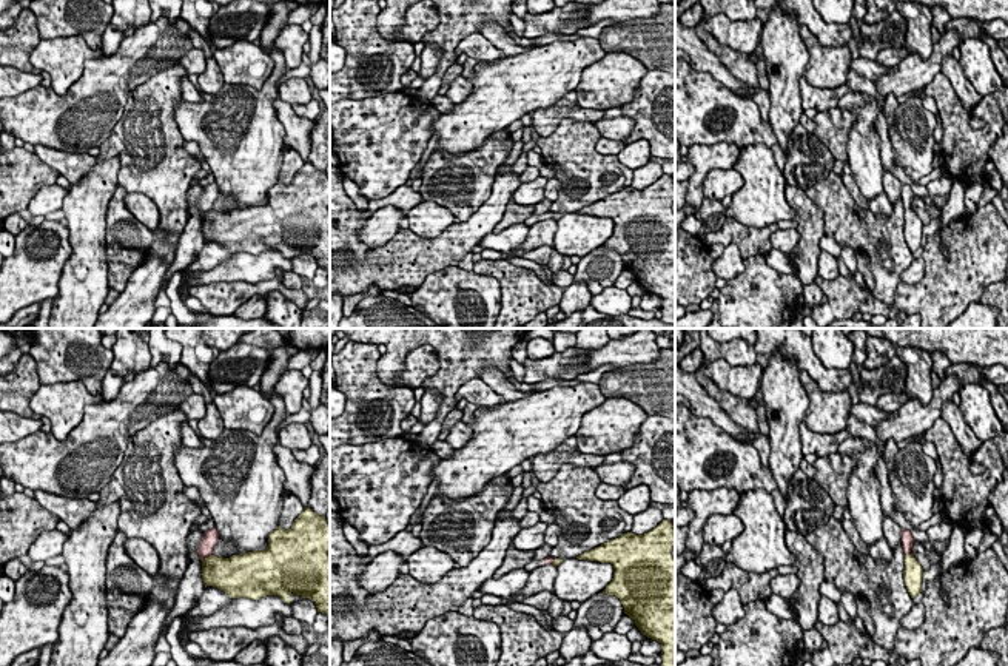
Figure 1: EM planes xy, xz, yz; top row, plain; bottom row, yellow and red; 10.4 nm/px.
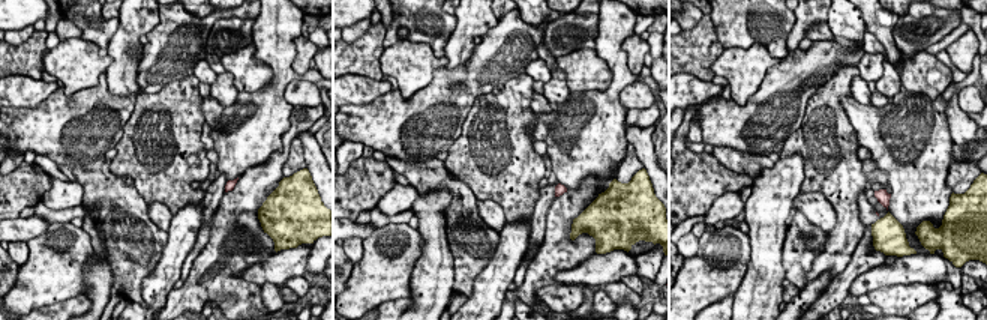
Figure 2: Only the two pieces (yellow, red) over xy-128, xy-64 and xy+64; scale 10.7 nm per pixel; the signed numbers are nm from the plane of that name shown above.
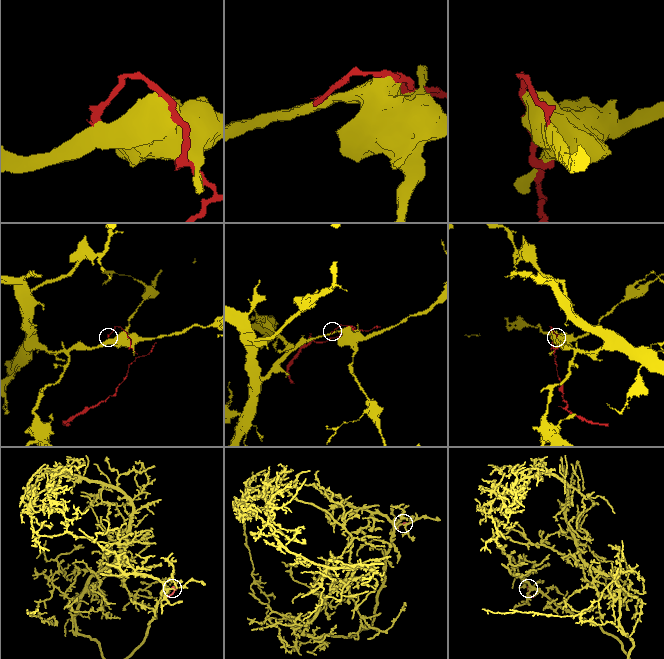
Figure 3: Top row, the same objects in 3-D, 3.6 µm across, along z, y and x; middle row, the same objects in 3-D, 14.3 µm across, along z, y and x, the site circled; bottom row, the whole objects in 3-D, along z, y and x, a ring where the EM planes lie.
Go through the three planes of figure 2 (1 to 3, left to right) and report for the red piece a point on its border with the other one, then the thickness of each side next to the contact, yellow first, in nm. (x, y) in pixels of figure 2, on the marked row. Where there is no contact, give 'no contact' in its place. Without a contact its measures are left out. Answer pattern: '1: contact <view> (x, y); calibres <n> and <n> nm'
1: no contact
2: no contact
3: no contact

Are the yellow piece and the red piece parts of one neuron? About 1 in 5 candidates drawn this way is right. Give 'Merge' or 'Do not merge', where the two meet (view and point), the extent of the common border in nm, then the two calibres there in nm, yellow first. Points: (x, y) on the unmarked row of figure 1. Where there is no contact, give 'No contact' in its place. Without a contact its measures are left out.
Do not merge. Touches yellow at xy (208, 211). Shared border 160 nm. Thickness 340 nm (yellow) against 160 nm

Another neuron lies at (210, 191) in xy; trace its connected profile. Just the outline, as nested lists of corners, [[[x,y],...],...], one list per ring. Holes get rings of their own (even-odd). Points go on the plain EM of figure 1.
[[[213,182],[203,188],[203,194],[200,196],[200,199],[197,202],[197,208],[202,214],[202,217],[210,210],[214,210],[213,204],[217,199],[217,196],[219,196],[219,188],[217,188],[216,182]]]

